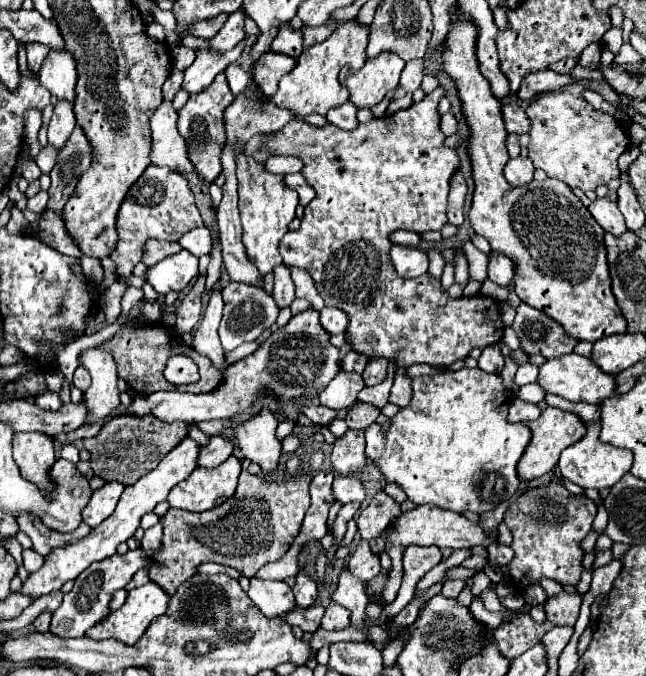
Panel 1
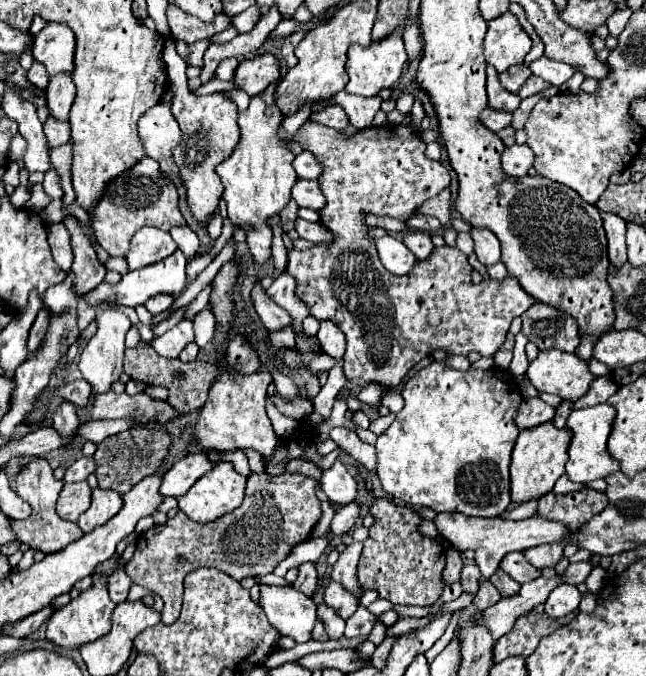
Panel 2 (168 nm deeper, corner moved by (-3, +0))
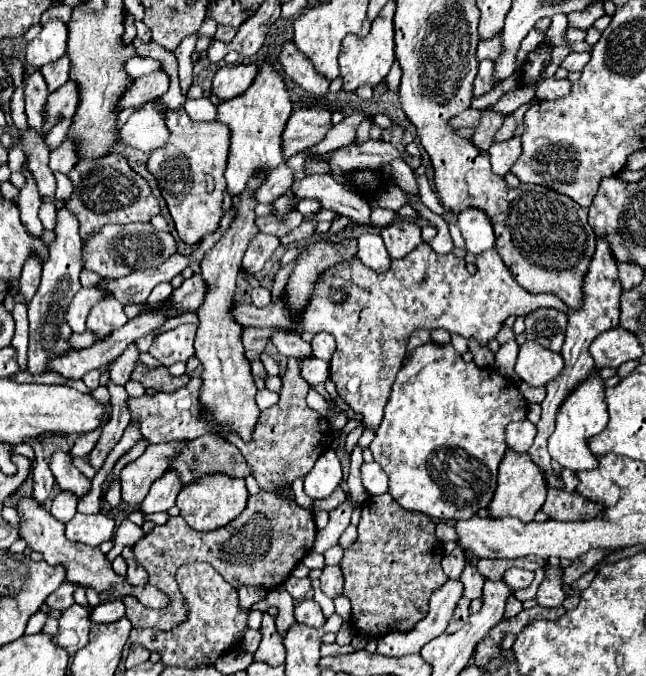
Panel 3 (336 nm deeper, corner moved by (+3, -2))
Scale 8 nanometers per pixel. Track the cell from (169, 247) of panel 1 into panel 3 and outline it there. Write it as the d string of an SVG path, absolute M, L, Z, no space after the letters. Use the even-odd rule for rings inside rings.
M106 224L100 232L92 232L82 244L84 268L102 278L122 278L136 270L158 268L168 256L176 252L176 242L168 232L156 230L152 224Z

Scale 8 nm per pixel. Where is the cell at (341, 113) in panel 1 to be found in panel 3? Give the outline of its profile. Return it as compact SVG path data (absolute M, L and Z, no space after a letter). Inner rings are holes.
M300 108L294 110L284 128L284 160L290 160L302 150L316 146L332 128L330 112L324 108Z

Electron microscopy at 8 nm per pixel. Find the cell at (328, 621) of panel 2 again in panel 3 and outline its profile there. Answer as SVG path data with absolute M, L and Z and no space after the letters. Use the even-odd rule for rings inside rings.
M302 600L300 604L296 604L294 606L294 618L296 618L296 622L312 626L312 628L320 628L326 622L318 602L314 602L314 600Z

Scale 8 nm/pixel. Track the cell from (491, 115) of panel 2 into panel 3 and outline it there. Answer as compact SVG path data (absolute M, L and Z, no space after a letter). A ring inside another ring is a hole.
M468 108L466 112L460 112L460 116L452 118L452 120L450 120L450 126L452 126L452 128L462 128L462 126L478 126L478 116L480 116L480 112L478 112L478 110Z

